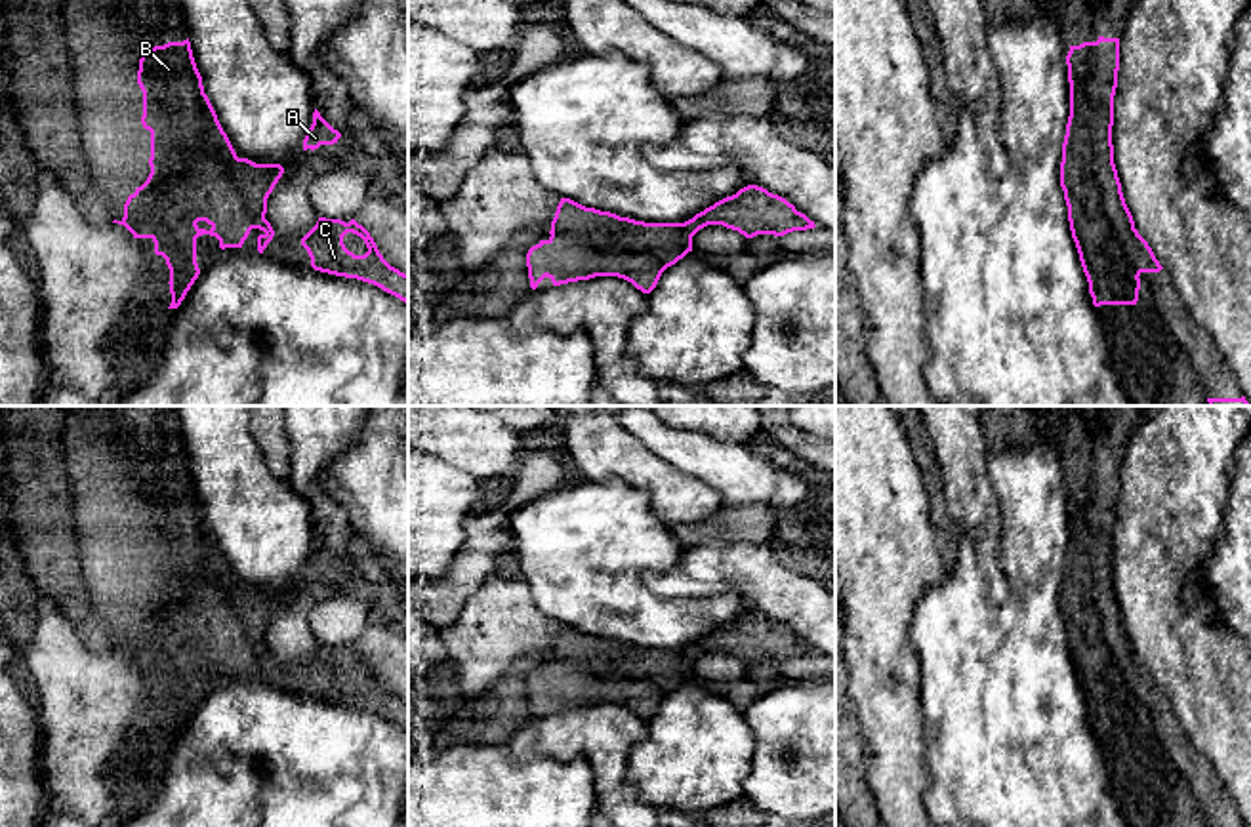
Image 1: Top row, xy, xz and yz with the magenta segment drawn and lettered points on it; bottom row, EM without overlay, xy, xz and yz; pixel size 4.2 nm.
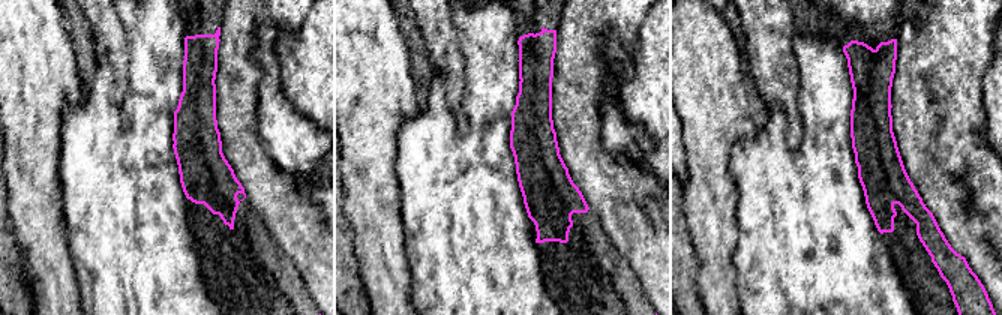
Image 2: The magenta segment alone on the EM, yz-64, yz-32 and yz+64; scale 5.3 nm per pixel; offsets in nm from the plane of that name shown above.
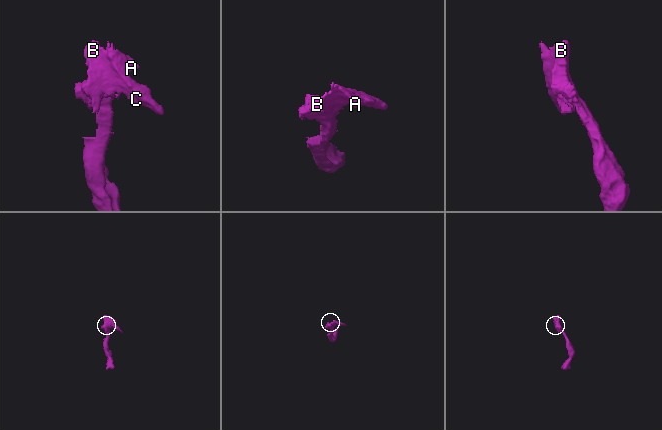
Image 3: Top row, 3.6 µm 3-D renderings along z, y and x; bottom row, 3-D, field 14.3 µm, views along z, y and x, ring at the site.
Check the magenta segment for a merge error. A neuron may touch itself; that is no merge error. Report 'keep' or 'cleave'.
cleave

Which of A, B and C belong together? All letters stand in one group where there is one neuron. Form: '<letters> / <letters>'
A C / B

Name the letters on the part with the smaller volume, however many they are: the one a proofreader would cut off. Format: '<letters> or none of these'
A, C

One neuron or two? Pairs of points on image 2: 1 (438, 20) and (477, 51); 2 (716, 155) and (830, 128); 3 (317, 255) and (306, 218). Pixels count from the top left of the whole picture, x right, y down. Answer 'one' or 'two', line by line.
1: two
2: two
3: one

